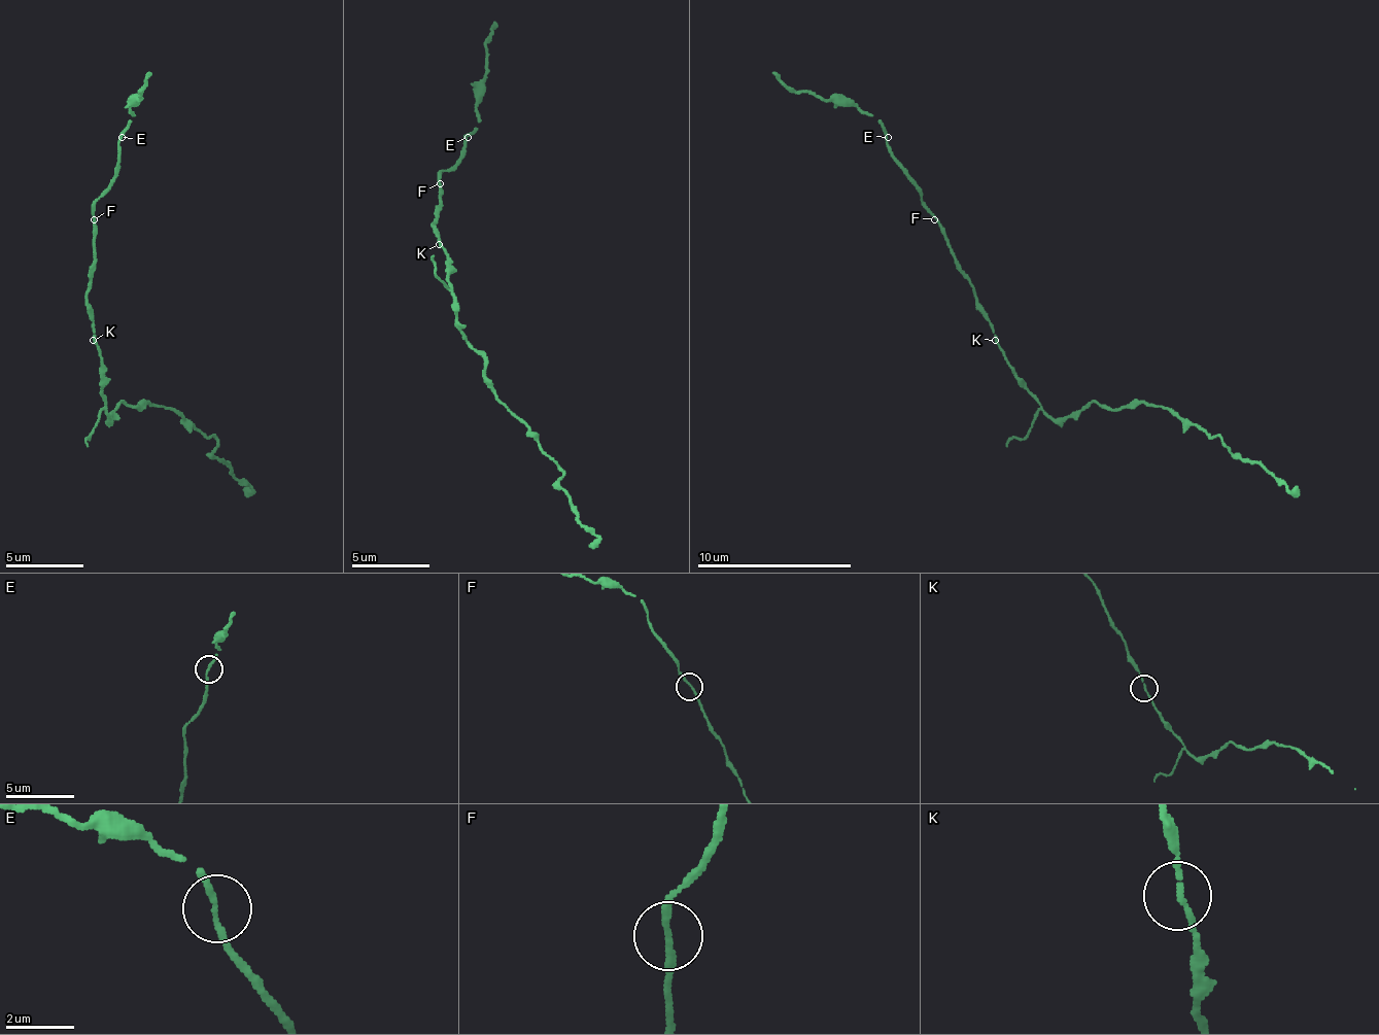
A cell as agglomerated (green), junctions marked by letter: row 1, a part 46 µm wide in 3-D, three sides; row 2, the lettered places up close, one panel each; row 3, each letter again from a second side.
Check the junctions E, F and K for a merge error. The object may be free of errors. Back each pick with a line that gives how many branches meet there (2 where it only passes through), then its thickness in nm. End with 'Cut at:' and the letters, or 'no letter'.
K: 2 | 140 nm
Cut at: K

